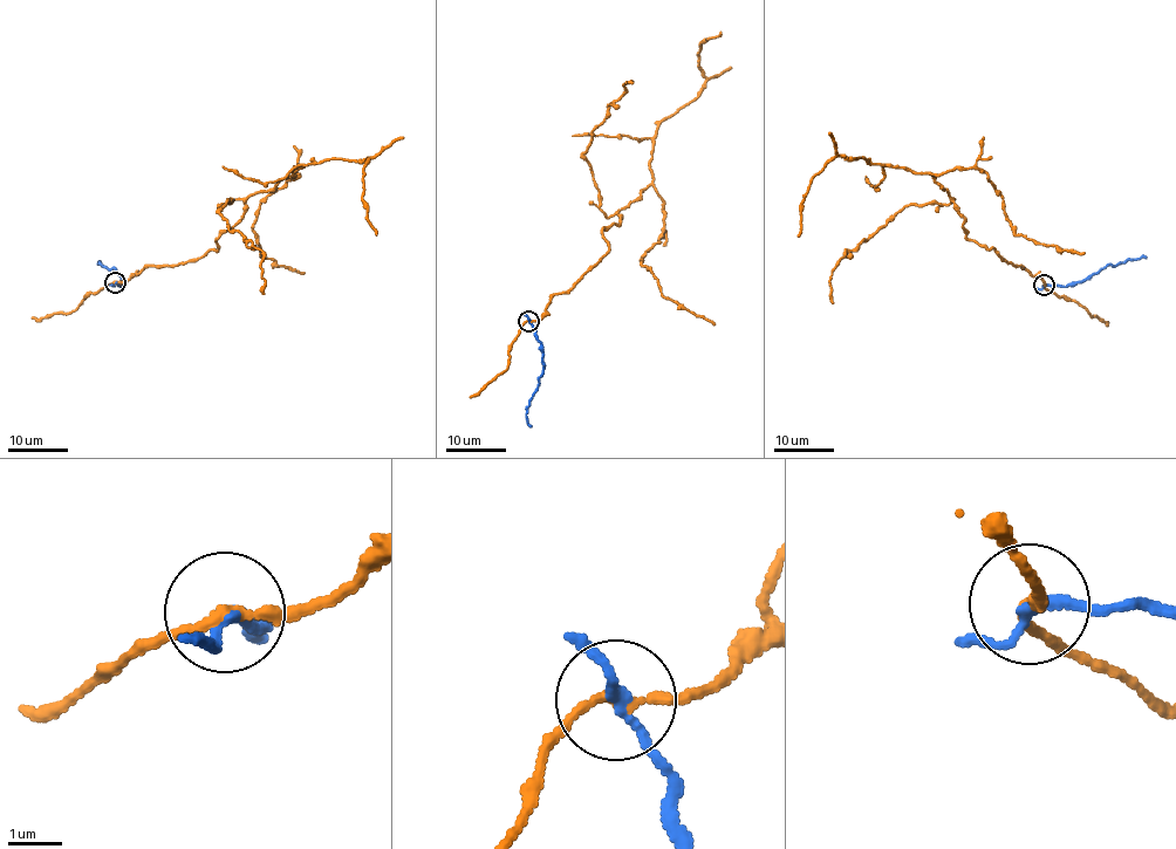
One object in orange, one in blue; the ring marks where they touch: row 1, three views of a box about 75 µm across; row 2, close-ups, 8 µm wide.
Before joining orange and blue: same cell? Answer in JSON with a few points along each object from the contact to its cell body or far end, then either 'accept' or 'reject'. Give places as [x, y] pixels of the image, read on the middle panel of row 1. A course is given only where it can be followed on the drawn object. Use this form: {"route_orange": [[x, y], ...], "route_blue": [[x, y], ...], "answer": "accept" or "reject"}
{"route_orange": [[530, 321], [594, 266], [609, 246], [602, 231], [653, 183], [657, 127], [699, 91], [699, 46], [720, 32]], "route_blue": [[530, 321], [541, 344], [544, 365], [526, 409], [526, 419], [532, 426]], "answer": "reject"}

